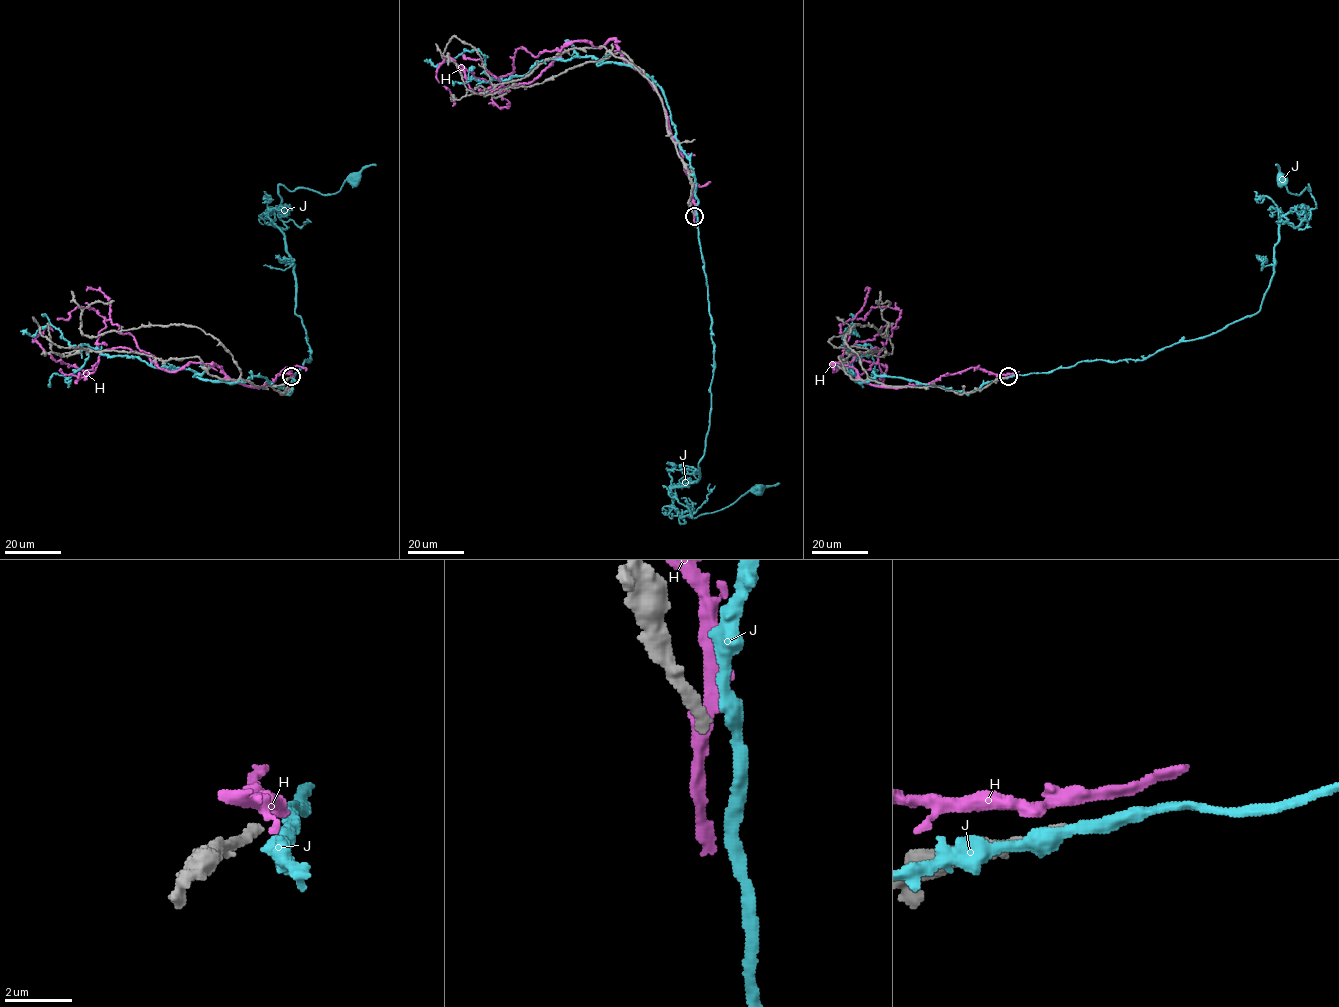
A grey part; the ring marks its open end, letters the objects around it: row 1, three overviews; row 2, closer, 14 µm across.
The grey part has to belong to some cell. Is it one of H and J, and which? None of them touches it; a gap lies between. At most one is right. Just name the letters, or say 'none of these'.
none of these

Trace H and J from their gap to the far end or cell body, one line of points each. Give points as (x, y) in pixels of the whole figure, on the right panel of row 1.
H: (1008, 374), (971, 367), (887, 387), (839, 362), (834, 371), (875, 348), (884, 372), (849, 348), (898, 326)
J: (1008, 377), (1144, 360), (1256, 313), (1273, 274), (1278, 222), (1315, 207), (1308, 185), (1291, 193), (1281, 180)

